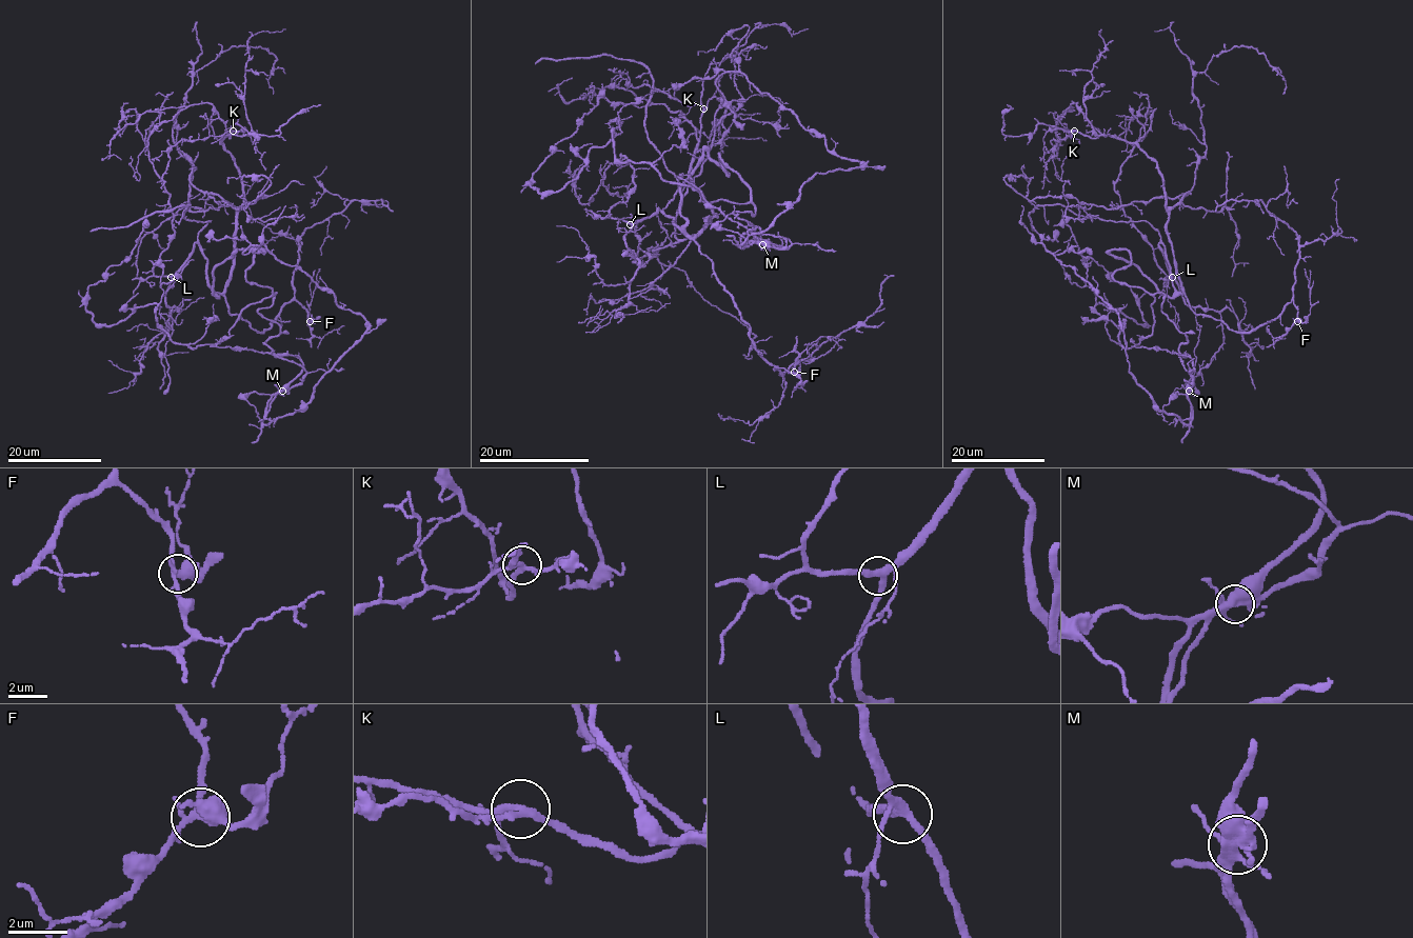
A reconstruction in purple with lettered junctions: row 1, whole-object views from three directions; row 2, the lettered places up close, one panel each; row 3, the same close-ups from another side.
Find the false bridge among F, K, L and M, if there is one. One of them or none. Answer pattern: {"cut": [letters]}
{"cut": ["M"]}

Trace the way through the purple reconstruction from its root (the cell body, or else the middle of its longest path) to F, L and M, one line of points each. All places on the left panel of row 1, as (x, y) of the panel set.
F: (269, 287), (246, 280), (251, 250), (236, 250), (214, 270), (213, 293), (257, 332), (292, 300), (310, 321)
L: (269, 287), (246, 280), (253, 253), (236, 250), (214, 270), (217, 298), (196, 243), (171, 277)
M: (269, 287), (274, 300), (258, 312), (280, 333), (263, 343), (302, 363), (282, 391)

